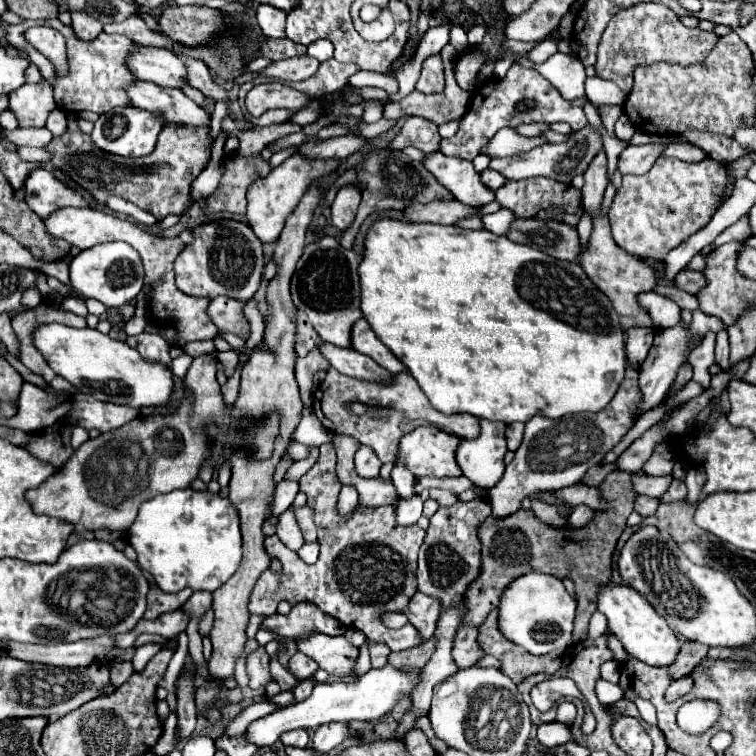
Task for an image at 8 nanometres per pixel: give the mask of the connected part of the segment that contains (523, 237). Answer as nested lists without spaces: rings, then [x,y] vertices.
[[[518,219],[508,231],[508,239],[564,261],[576,261],[582,251],[576,227],[562,225],[560,221]]]

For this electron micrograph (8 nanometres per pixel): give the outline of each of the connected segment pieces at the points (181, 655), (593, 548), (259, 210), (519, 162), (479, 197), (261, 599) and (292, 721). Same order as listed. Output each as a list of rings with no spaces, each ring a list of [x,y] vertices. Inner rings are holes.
[[[186,632],[180,633],[177,637],[178,647],[175,650],[172,659],[170,660],[166,673],[162,681],[158,684],[158,687],[165,688],[168,691],[166,698],[170,711],[176,711],[177,699],[175,694],[175,683],[177,677],[183,667],[186,656],[188,655],[188,637]],[[170,701],[174,701],[174,709],[170,707]]]
[[[614,471],[606,475],[598,491],[600,499],[608,503],[608,509],[594,511],[592,521],[582,529],[572,529],[572,527],[556,529],[552,525],[542,523],[534,515],[534,511],[526,509],[518,509],[516,513],[504,519],[496,519],[492,515],[486,517],[486,521],[482,521],[482,525],[478,527],[478,537],[482,545],[482,569],[480,577],[466,591],[466,621],[462,621],[462,625],[482,625],[486,615],[492,609],[496,609],[498,597],[510,581],[514,581],[524,573],[540,571],[554,575],[558,579],[564,577],[572,579],[578,597],[572,637],[574,641],[584,641],[588,633],[588,621],[596,611],[598,587],[610,583],[610,563],[612,563],[610,557],[614,553],[618,537],[626,527],[626,519],[632,513],[632,503],[636,497],[630,485],[630,473],[624,471]]]
[[[292,155],[288,157],[282,165],[278,165],[276,169],[272,169],[266,177],[254,181],[248,189],[248,225],[254,229],[254,233],[258,233],[260,241],[268,243],[268,241],[276,241],[278,235],[284,229],[284,223],[288,219],[288,215],[296,209],[296,205],[300,203],[302,195],[308,191],[310,183],[316,181],[322,175],[328,175],[332,171],[336,171],[338,167],[338,159],[328,159],[328,161],[306,161],[300,155]]]
[[[592,125],[582,127],[580,131],[574,131],[566,143],[554,143],[554,145],[538,145],[528,153],[516,155],[516,157],[496,157],[490,161],[490,169],[502,173],[506,179],[528,179],[528,177],[550,177],[554,181],[570,183],[572,177],[582,175],[592,161],[592,157],[602,149],[602,135],[594,131]]]
[[[426,153],[424,167],[446,187],[458,201],[466,205],[486,205],[494,201],[494,191],[490,191],[482,181],[474,165],[466,159],[446,157],[442,153]]]
[[[332,443],[320,445],[320,457],[314,467],[300,477],[300,491],[306,493],[308,505],[314,509],[320,557],[314,565],[306,565],[298,553],[292,553],[286,545],[278,541],[278,535],[266,537],[266,551],[270,557],[282,561],[282,573],[274,575],[270,569],[258,579],[248,609],[254,615],[272,615],[276,605],[286,599],[290,605],[308,601],[320,607],[326,615],[340,621],[344,627],[360,629],[368,639],[386,643],[390,651],[402,651],[420,645],[416,629],[388,629],[382,623],[382,615],[388,611],[404,611],[408,599],[416,593],[416,559],[418,549],[424,541],[422,531],[406,531],[396,523],[394,507],[358,507],[350,519],[340,519],[336,515],[336,497],[340,491],[340,481],[334,473],[336,451]]]
[[[386,663],[380,669],[370,669],[366,675],[354,679],[352,683],[336,681],[336,683],[316,683],[314,693],[290,707],[278,709],[266,717],[260,717],[252,721],[244,733],[244,737],[254,743],[256,747],[264,749],[270,747],[282,733],[292,731],[292,729],[316,729],[324,723],[332,721],[376,721],[384,715],[388,715],[394,705],[402,697],[412,697],[418,681],[420,681],[422,669],[394,669],[390,663]]]

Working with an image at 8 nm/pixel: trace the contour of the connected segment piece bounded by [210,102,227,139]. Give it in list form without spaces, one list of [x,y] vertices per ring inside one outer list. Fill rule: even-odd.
[[[217,102],[215,104],[214,112],[211,116],[211,134],[212,139],[216,139],[216,135],[219,134],[221,130],[221,121],[227,116],[227,108],[223,102]]]

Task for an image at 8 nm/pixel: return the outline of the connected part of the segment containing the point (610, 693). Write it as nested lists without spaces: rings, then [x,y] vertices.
[[[598,679],[596,685],[596,695],[600,699],[600,703],[616,703],[622,697],[622,689],[606,679]]]

